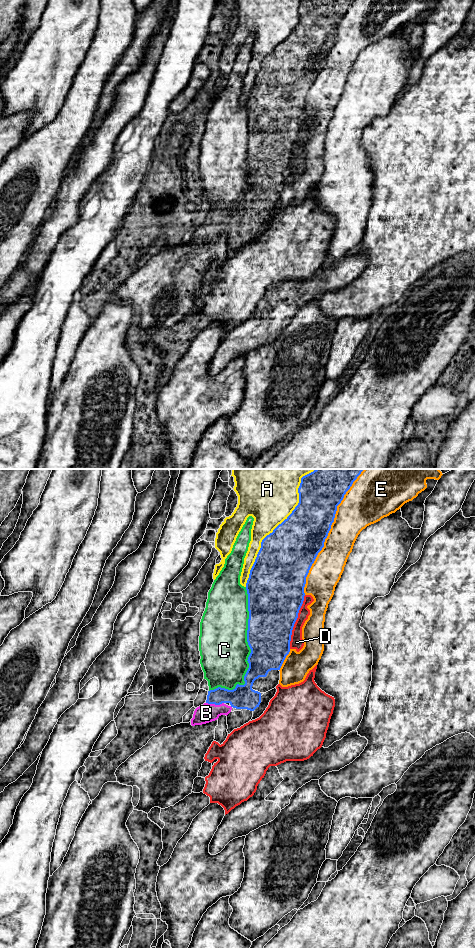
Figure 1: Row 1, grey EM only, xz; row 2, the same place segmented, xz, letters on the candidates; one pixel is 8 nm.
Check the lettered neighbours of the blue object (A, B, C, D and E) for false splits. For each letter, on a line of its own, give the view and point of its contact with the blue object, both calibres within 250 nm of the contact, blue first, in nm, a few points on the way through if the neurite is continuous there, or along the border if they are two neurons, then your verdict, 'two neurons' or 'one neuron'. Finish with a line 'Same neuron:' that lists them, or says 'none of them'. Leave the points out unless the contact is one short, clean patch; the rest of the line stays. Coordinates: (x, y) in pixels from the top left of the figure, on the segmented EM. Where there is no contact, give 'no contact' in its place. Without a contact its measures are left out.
A: meets blue in xz at (278, 525); 440 nm thick on the blue side, 440 nm on the other; two neurons
B: meets blue in xz at (215, 704); 190 nm thick on the blue side, 150 nm on the other; runs through xz (243, 696), (223, 696), (215, 704), (206, 713); one neuron
C: meets blue in xz at (250, 653); 360 nm thick on the blue side, 400 nm on the other; two neurons
D: meets blue in xz at (295, 621); 440 nm thick on the blue side, 100 nm on the other; two neurons
E: meets blue in xz at (328, 532); 380 nm thick on the blue side, 280 nm on the other; two neurons
Same neuron: B

